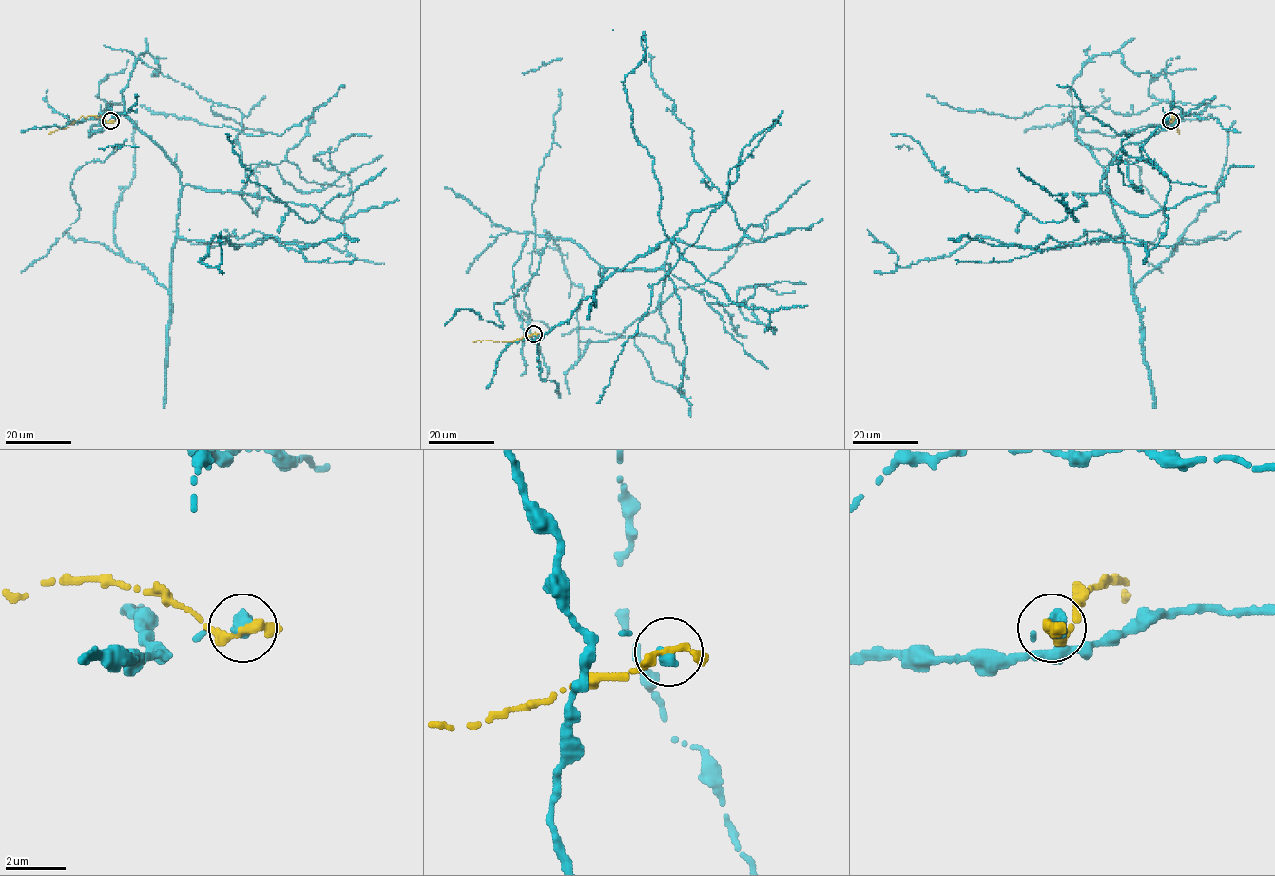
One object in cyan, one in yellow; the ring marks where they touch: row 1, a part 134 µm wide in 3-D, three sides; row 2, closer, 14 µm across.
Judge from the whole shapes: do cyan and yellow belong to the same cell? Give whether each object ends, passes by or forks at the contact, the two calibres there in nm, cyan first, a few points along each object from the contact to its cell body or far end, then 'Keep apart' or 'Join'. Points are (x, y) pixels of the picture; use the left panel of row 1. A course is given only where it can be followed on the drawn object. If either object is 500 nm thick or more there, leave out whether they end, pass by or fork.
At the ring cyan ends. At the ring yellow passes by. Thickness 440 nm (cyan) against 280 nm. Course of cyan: (110, 121), (89, 136), (124, 113), (177, 168), (179, 237), (344, 250), (351, 181), (313, 157), (370, 136). Course of yellow: (110, 121), (96, 116), (82, 116), (67, 127), (49, 133). Keep apart

